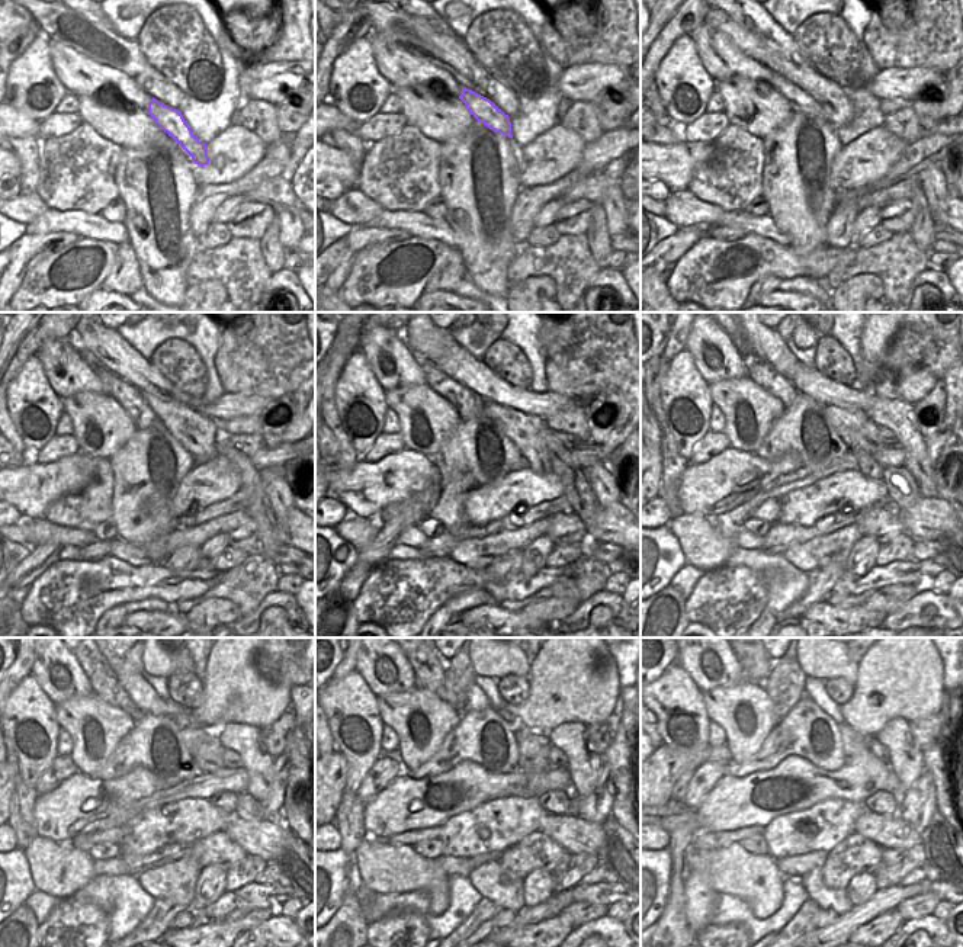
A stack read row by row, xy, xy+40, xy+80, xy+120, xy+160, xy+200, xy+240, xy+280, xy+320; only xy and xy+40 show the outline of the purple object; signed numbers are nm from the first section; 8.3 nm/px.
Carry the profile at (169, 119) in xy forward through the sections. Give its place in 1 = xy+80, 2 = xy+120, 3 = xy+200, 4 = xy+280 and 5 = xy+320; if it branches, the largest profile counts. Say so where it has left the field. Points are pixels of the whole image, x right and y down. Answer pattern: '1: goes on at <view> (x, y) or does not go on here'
1: goes on at xy+80 (801, 102)
2: goes on at xy+120 (129, 397)
3: goes on at xy+200 (758, 371)
4: goes on at xy+280 (439, 689)
5: goes on at xy+320 (754, 681)

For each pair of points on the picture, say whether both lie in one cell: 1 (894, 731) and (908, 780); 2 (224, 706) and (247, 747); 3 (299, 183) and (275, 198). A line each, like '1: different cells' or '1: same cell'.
1: same cell
2: different cells
3: different cells

